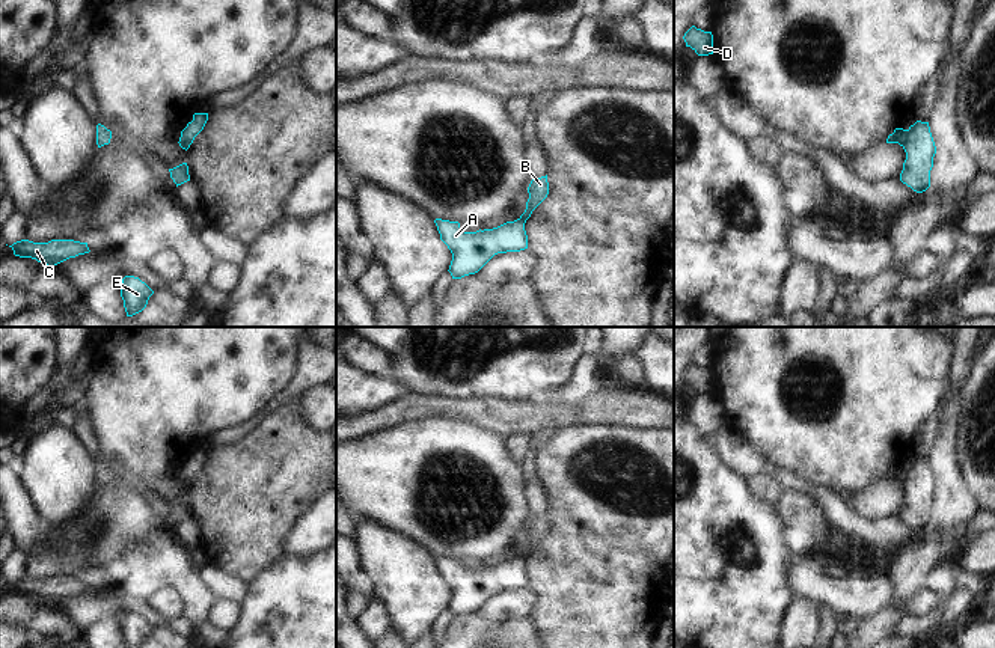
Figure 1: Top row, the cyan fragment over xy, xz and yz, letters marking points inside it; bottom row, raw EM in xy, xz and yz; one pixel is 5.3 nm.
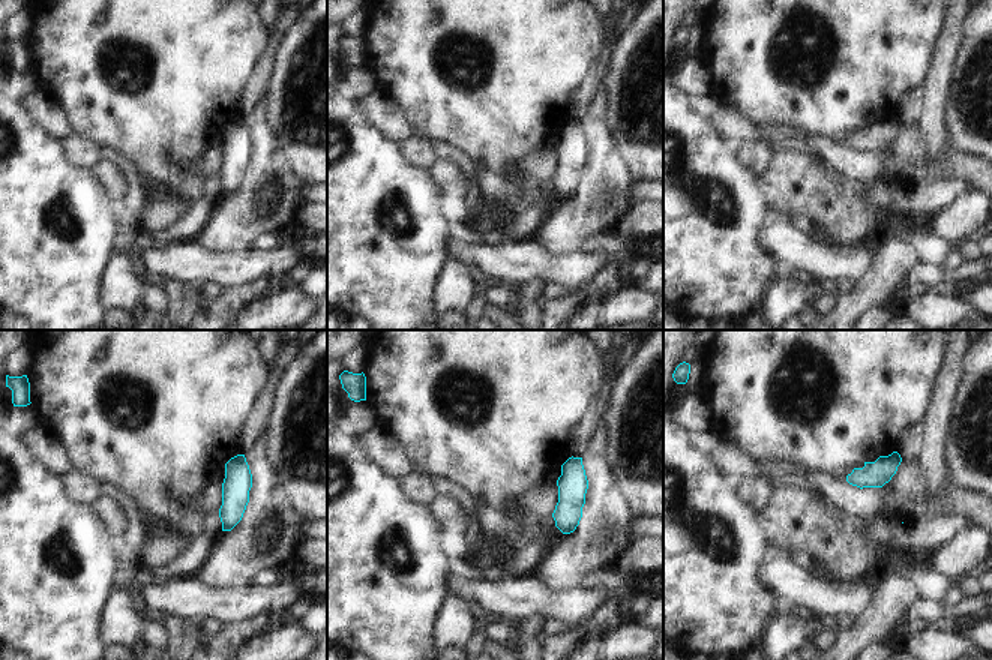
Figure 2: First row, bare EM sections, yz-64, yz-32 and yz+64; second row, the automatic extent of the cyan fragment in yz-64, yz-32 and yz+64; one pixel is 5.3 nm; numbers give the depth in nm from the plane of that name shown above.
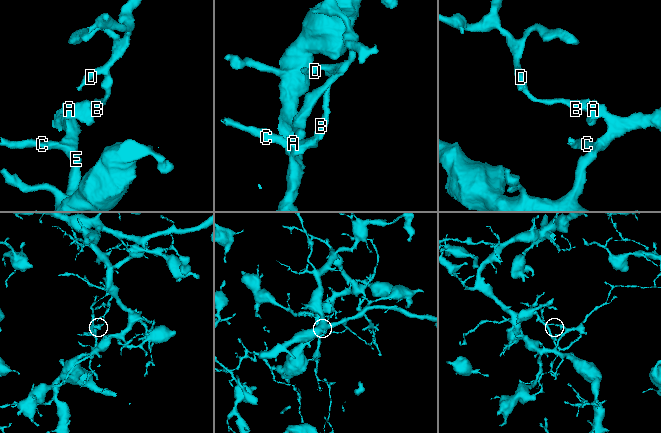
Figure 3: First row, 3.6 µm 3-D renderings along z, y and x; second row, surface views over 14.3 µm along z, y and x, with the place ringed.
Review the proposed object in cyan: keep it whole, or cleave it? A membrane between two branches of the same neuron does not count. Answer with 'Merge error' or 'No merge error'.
Merge error

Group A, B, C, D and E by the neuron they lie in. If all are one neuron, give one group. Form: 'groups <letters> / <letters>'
groups A C E / B D

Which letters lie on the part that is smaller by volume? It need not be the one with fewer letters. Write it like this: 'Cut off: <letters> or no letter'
Cut off: B, D

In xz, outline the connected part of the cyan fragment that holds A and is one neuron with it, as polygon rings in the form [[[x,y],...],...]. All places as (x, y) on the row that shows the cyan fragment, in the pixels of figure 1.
[[[436,219],[434,223],[452,253],[448,270],[452,279],[478,273],[498,253],[528,249],[526,222],[522,219],[476,232],[464,232],[458,222]]]

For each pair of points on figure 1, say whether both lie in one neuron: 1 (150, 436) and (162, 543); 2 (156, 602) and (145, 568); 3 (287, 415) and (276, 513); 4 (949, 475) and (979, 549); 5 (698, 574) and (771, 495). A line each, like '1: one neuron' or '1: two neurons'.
1: two neurons
2: two neurons
3: one neuron
4: two neurons
5: two neurons

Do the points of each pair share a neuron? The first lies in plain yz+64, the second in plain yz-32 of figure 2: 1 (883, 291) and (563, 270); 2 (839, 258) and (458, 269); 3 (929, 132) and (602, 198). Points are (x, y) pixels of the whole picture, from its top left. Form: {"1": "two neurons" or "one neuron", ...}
{"1": "two neurons", "2": "two neurons", "3": "one neuron"}

